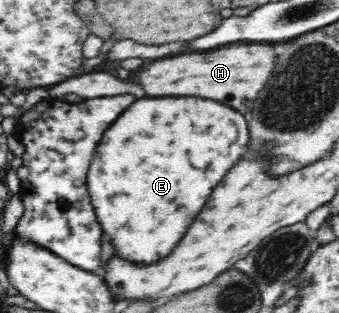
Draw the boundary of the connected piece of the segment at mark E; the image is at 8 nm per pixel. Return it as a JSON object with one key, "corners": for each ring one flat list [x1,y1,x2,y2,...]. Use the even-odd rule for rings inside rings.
{"corners":[[160,97,134,101,104,133,88,173,88,193,98,221,116,245,116,251,136,265,166,257,188,231,210,193,249,152,245,114,202,97]]}

